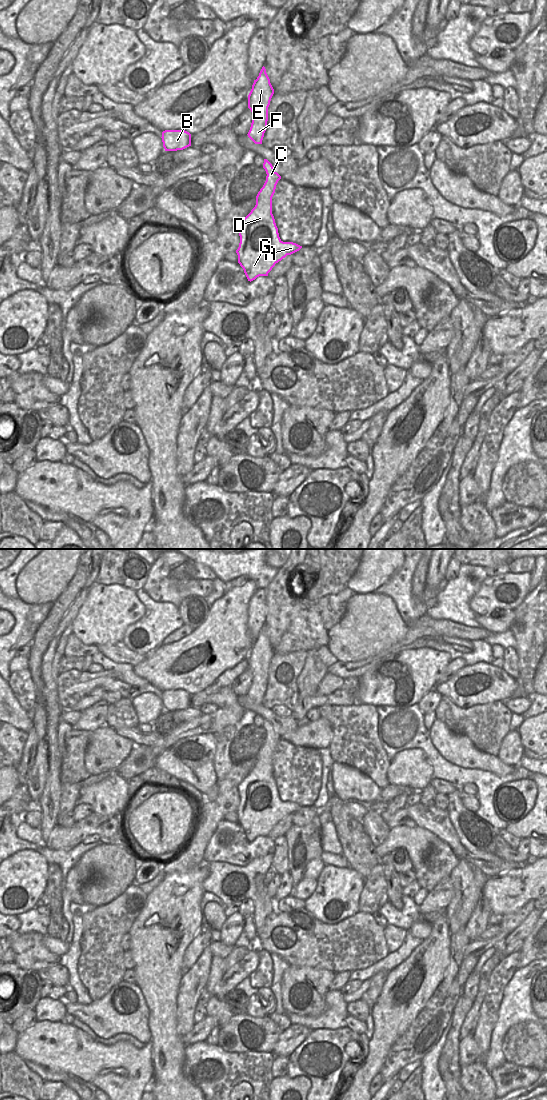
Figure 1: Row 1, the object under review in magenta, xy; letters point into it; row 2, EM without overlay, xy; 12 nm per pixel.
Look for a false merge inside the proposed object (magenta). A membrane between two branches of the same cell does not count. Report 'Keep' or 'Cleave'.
Keep.

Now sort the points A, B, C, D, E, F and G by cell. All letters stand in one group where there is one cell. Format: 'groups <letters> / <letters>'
groups A B C D E F G

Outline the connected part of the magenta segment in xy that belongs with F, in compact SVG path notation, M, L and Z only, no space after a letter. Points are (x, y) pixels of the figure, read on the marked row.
M263 66L248 95L248 108L252 112L252 123L247 135L255 144L262 144L267 128L268 107L273 94L274 89Z

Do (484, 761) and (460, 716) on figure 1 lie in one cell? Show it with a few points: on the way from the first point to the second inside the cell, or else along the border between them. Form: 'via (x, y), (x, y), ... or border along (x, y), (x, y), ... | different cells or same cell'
border along (459, 735), (465, 735), (479, 750), (496, 756) | different cells

